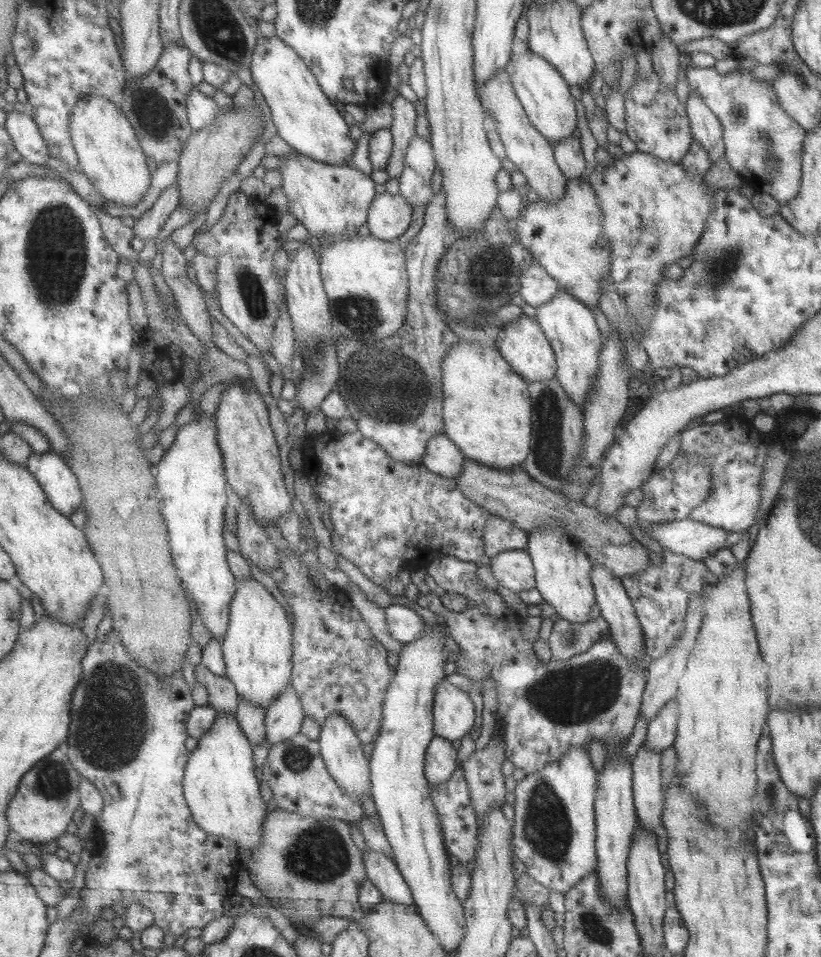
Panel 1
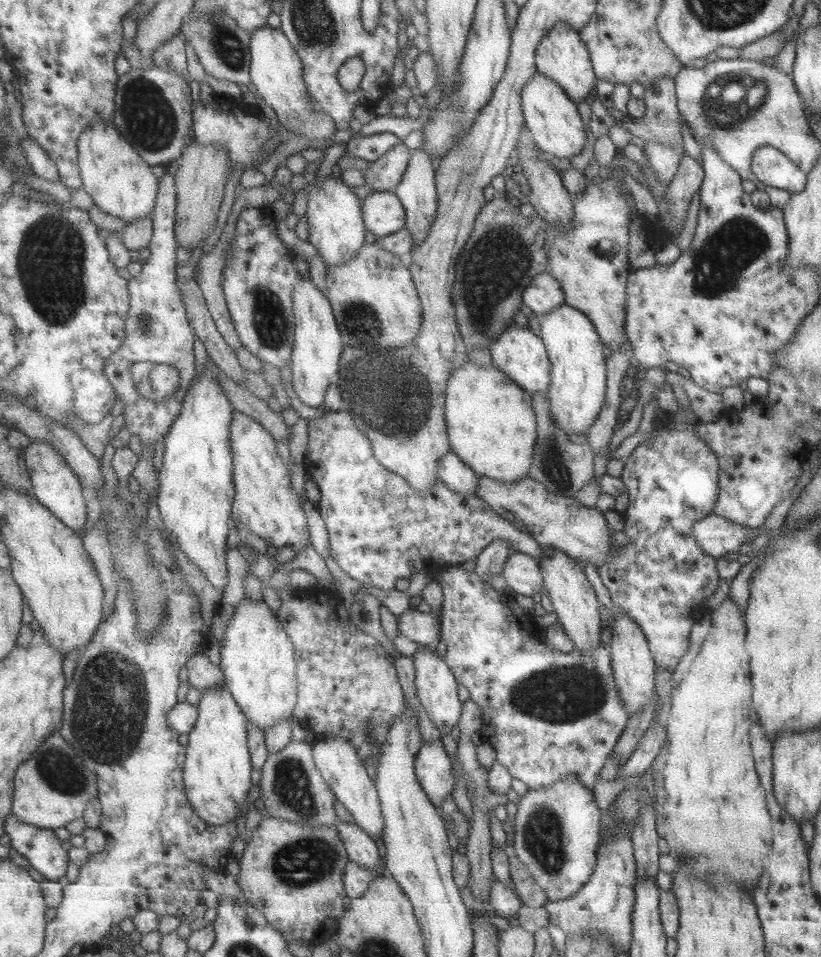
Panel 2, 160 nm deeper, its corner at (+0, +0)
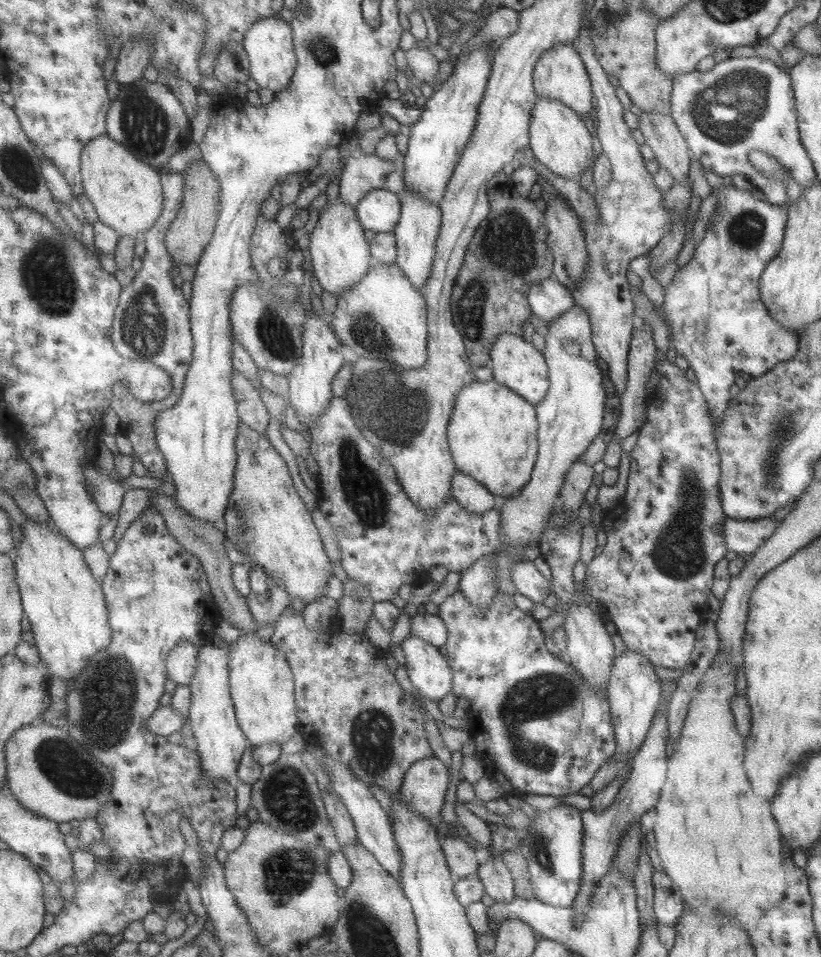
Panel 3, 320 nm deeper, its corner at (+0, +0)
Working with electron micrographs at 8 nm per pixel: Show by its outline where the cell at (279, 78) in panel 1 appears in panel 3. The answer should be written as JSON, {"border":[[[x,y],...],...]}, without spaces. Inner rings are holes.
{"border":[[[267,17],[258,20],[247,32],[244,47],[252,60],[252,78],[261,88],[280,93],[292,84],[298,67],[293,27],[283,17]]]}

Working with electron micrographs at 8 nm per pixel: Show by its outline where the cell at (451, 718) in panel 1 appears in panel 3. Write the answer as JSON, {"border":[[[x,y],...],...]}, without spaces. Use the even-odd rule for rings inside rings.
{"border":[[[410,632],[401,642],[407,676],[419,694],[438,702],[452,688],[452,669],[436,646]]]}

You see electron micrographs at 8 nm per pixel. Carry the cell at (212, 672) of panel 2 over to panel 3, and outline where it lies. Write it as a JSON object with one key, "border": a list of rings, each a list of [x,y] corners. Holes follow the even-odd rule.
{"border":[[[187,639],[180,640],[166,658],[170,680],[178,685],[189,685],[198,667],[200,648]]]}

